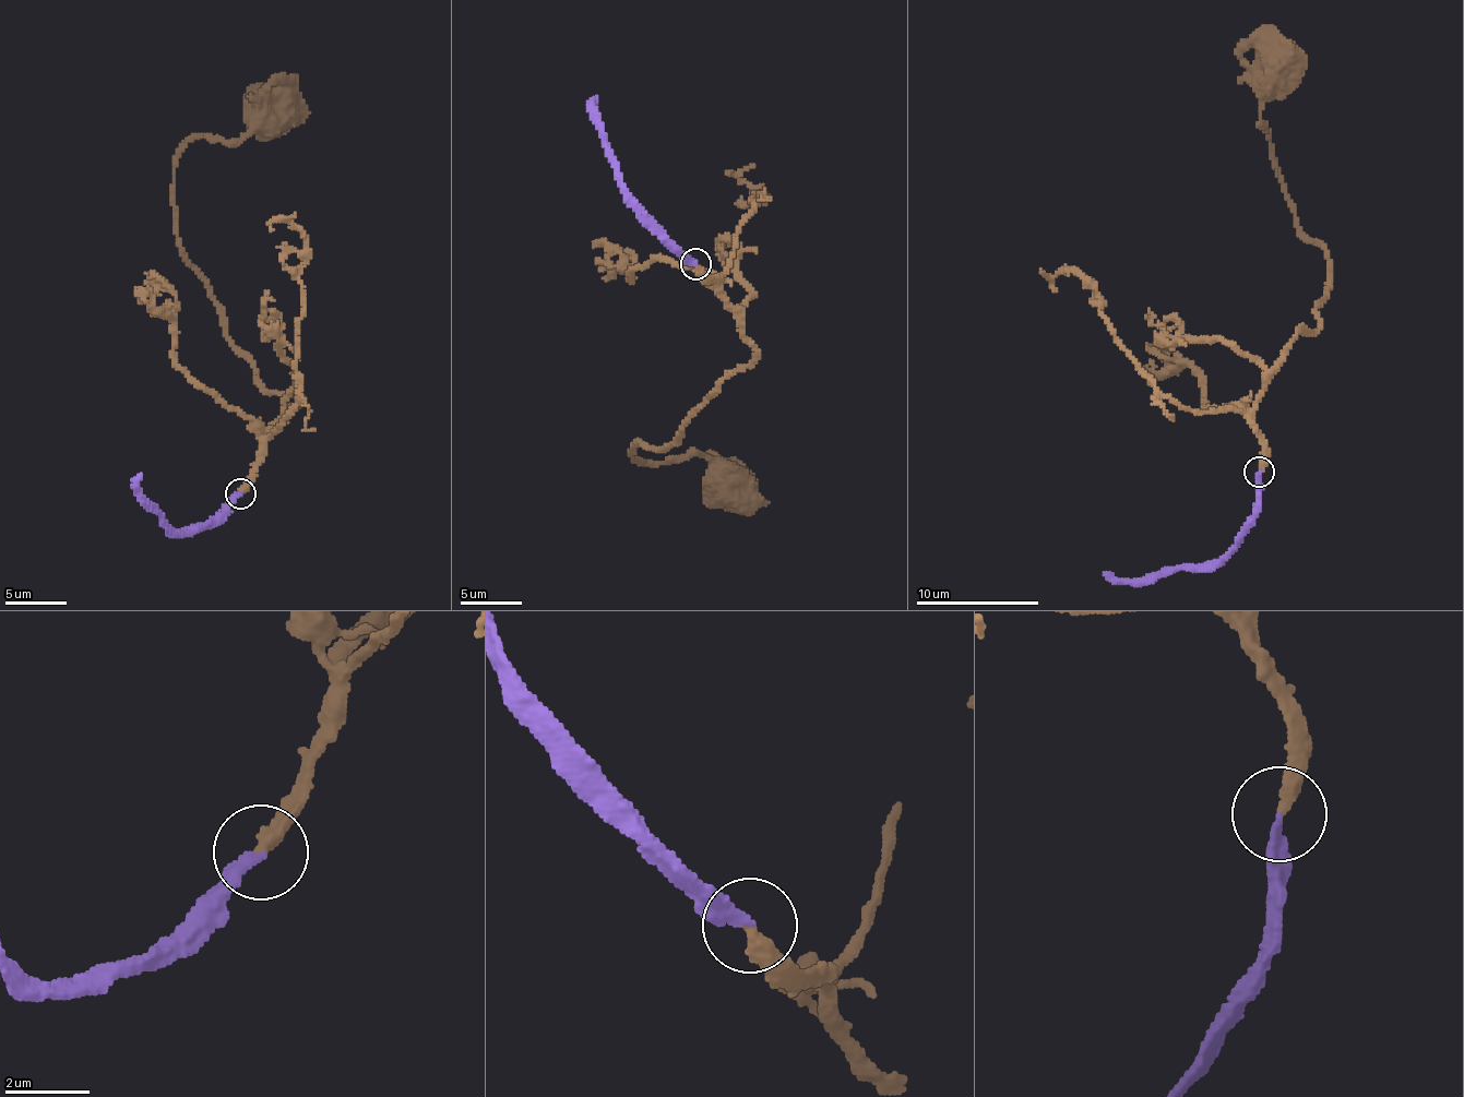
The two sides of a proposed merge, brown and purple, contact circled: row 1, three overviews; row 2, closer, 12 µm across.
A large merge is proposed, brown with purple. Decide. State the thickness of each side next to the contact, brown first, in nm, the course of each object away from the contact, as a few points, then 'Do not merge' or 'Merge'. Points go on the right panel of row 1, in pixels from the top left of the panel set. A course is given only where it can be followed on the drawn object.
Thickness 320 nm (brown) against 280 nm. Course of brown: (1260, 471), (1253, 403), (1296, 333), (1318, 330), (1328, 287), (1325, 246), (1297, 226), (1260, 118), (1272, 60). Course of purple: (1260, 471), (1260, 505), (1224, 557), (1205, 565), (1180, 567), (1131, 580), (1109, 579), (1104, 572). Merge

